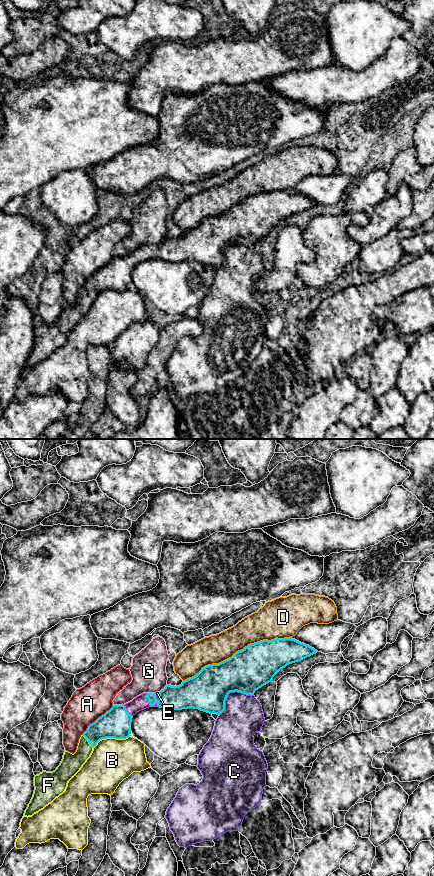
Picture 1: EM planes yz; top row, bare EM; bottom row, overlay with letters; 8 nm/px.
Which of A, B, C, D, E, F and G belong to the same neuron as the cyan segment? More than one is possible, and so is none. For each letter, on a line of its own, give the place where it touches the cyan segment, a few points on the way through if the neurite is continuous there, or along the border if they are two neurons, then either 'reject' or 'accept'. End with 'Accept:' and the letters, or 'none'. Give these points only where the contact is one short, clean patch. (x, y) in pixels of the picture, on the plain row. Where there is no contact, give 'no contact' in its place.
A: meets cyan in yz at (97, 271); reject
B: meets cyan in yz at (111, 289); reject
C: meets cyan in yz at (230, 243); reject
D: meets cyan in yz at (236, 204); reject
E: meets cyan in yz at (148, 252); accept
F: meets cyan in yz at (88, 293); runs through yz (113, 276), (100, 281), (88, 293), (84, 302), (71, 315); accept
G: meets cyan in yz at (118, 257); reject
Accept: E, F

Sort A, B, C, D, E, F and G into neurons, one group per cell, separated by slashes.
A / B / C / D / E F / G

